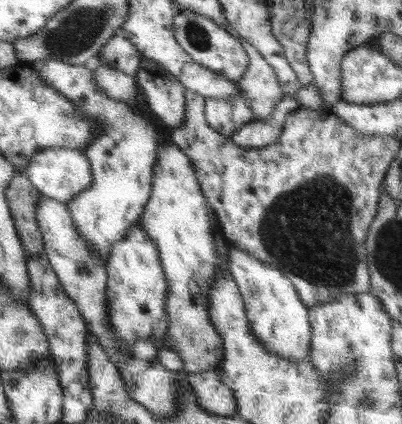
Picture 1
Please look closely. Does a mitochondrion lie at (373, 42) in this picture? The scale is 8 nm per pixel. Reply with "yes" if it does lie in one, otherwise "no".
no

